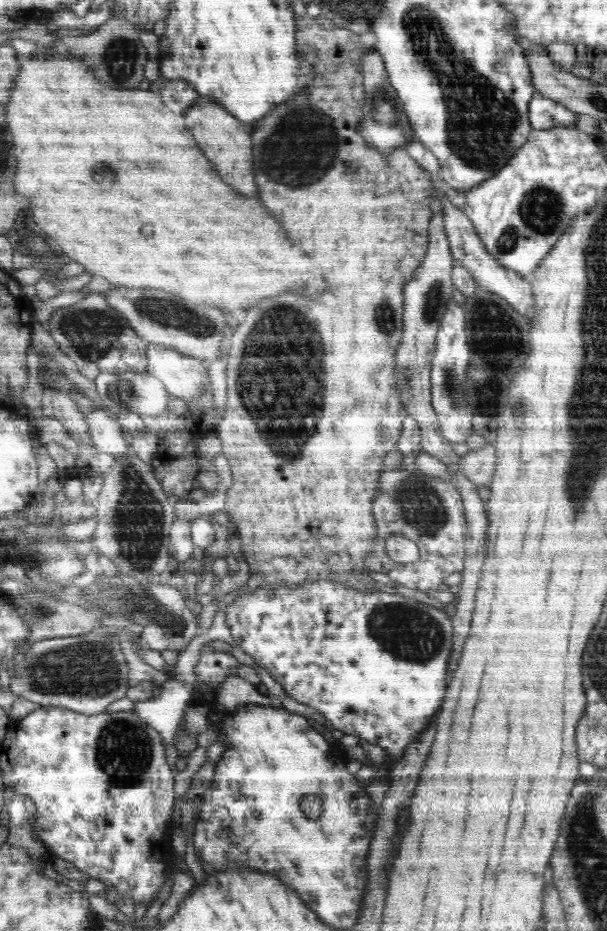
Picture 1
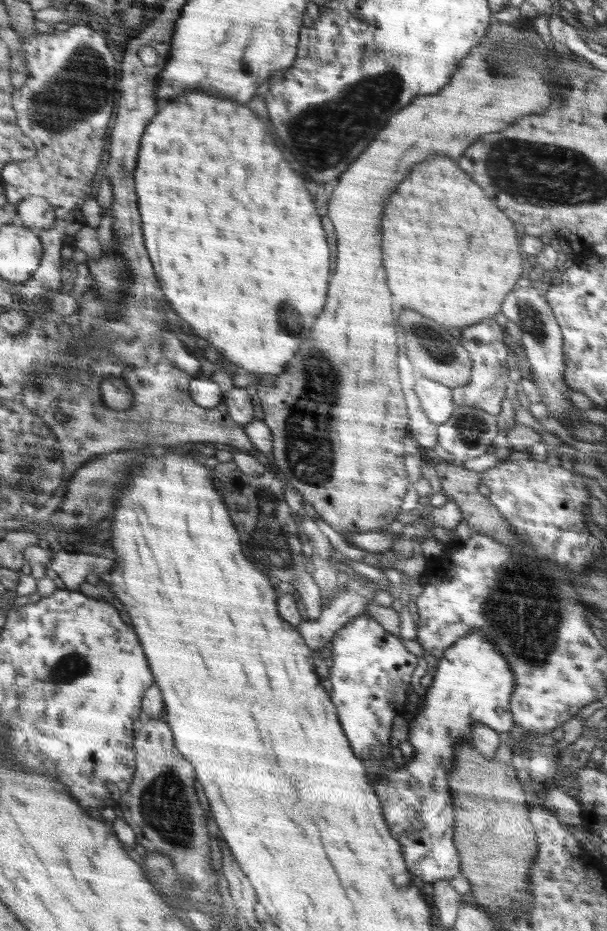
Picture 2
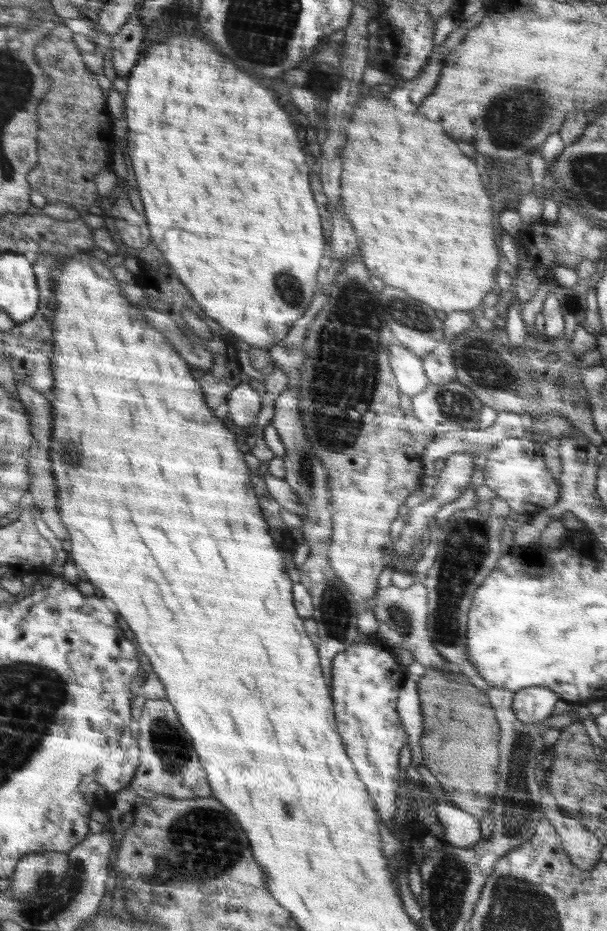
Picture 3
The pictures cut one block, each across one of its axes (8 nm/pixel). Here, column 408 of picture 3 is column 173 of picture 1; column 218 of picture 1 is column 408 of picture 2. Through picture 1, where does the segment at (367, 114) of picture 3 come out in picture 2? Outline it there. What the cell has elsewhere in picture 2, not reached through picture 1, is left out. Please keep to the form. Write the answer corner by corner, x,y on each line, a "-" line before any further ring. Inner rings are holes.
432,155
430,159
423,160
416,164
412,168
412,174
406,177
406,180
400,184
400,188
385,200
383,217
381,225
384,230
382,234
381,246
382,246
382,262
384,262
384,268
386,268
386,278
388,278
388,288
390,292
398,298
398,302
404,306
404,308
412,308
432,320
436,320
440,326
444,328
458,328
462,329
465,326
476,324
485,318
494,318
494,316
501,312
501,304
506,298
506,295
516,287
516,285
525,280
528,277
528,273
522,267
522,259
524,257
521,250
518,250
520,246
520,234
521,229
518,225
516,228
512,226
512,220
508,220
504,216
502,210
496,208
496,204
492,204
492,200
488,200
488,196
484,196
482,188
478,184
472,182
472,178
462,172
462,168
458,168
455,163
456,160
450,159
448,156

